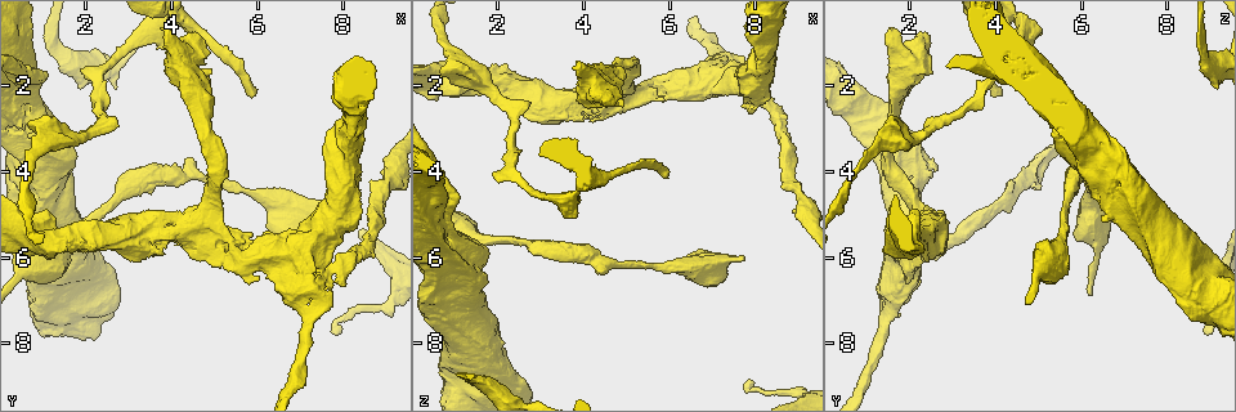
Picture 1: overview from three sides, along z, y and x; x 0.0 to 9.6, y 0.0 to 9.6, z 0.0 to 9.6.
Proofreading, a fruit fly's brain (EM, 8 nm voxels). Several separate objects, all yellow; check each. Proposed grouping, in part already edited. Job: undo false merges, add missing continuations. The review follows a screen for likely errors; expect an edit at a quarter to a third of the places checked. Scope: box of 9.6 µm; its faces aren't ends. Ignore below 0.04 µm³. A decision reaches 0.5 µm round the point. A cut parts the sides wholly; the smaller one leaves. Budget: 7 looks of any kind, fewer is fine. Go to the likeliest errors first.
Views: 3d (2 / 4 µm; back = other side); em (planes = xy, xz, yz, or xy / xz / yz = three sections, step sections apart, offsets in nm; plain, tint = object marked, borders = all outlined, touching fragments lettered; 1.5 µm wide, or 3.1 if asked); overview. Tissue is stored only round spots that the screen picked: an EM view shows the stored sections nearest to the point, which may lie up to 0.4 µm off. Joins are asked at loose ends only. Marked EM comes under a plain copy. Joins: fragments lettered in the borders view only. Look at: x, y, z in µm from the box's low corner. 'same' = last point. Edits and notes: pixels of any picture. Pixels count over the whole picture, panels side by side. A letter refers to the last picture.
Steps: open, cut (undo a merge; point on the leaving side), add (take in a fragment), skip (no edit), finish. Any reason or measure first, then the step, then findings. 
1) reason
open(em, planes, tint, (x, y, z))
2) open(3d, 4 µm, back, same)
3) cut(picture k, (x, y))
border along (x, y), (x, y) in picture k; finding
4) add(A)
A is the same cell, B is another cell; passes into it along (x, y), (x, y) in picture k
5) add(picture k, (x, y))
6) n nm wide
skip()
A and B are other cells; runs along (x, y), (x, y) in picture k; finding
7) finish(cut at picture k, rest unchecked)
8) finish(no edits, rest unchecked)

free end
open(em, planes, borders, (5.90, 2.25, 4.20))

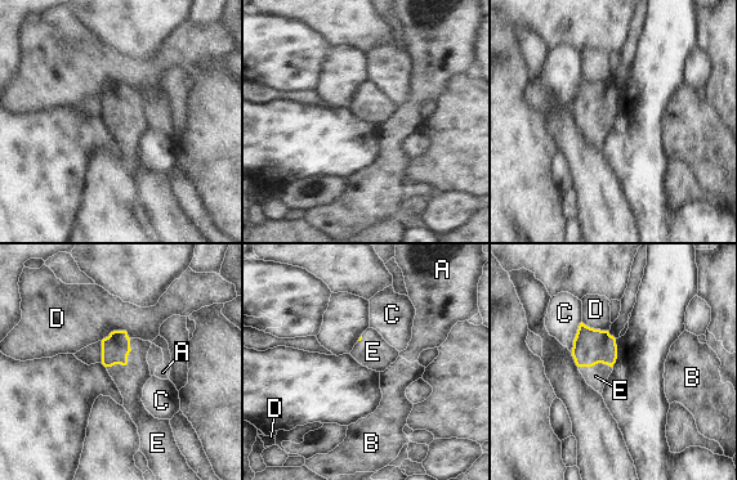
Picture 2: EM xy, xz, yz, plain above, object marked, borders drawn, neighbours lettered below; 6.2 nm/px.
E touches over 240 nm
add(E)
E is the same cell, A, B, C and D are other cells; passes into it along (115, 349), (126, 362), (130, 378) in picture 2; the cell continues

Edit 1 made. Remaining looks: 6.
see it whole again
open(overview)

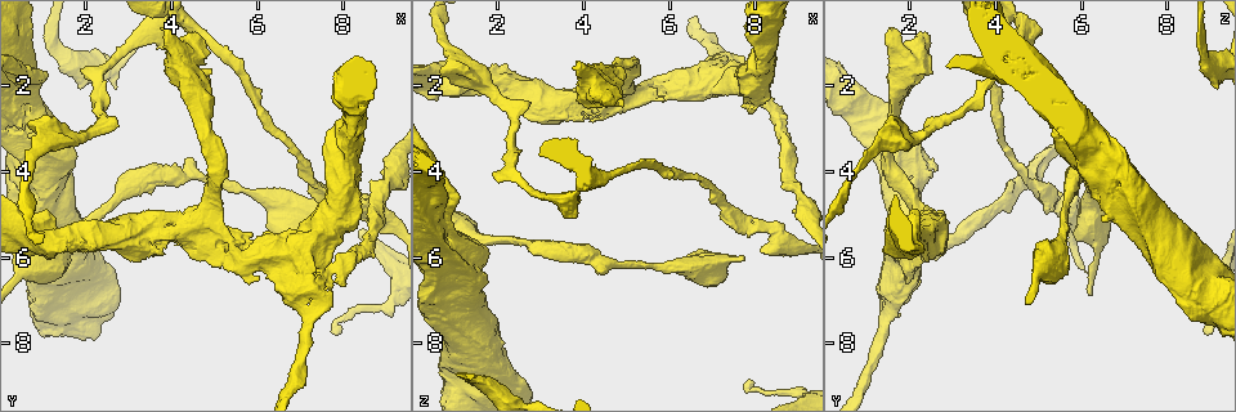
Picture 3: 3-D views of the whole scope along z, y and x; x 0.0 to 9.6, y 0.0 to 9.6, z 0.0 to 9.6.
thin end
open(3d, 2 µm, back, (7.90, 7.75, 8.85))

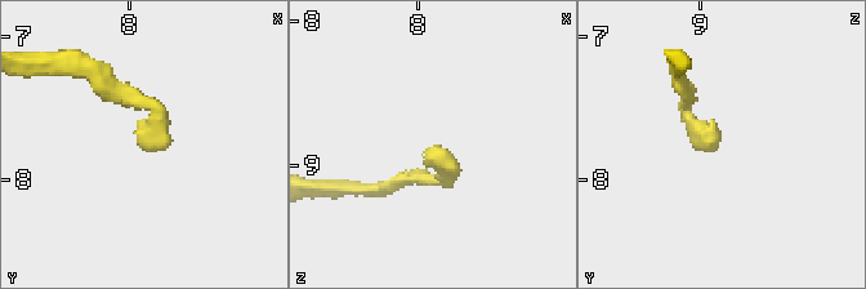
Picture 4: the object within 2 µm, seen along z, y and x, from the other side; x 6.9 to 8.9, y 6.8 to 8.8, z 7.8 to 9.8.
open(em, planes, borders, (7.88, 7.76, 8.86))

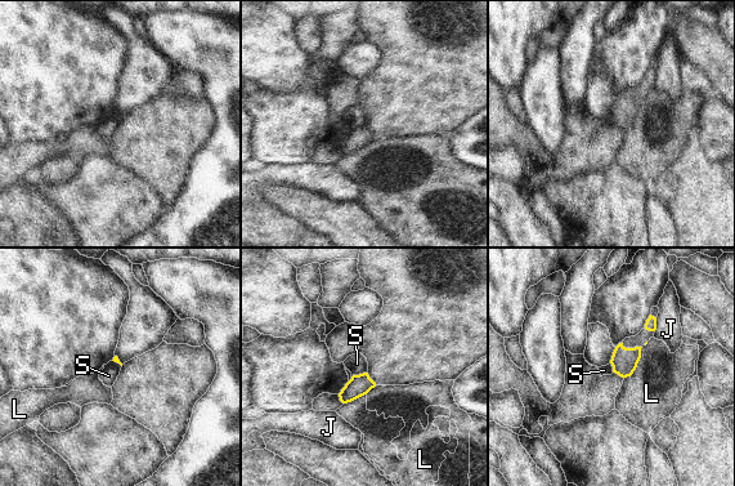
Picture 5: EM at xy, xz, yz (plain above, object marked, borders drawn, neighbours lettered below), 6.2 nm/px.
skip()
J, L and S are other cells; border along (366, 371), (352, 377) in picture 5; none of them fits

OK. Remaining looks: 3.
thick end
open(3d, 4 µm, (3.75, 0.70, 1.50))

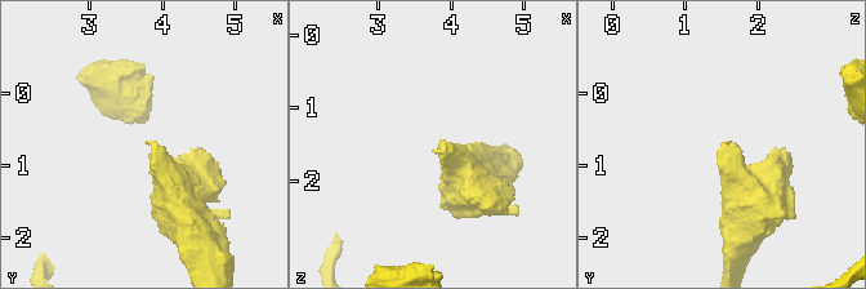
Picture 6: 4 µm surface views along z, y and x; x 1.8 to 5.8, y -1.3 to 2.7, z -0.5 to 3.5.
need the tissue
open(em, xy, step 8, borders, (3.80, 0.60, 1.55))

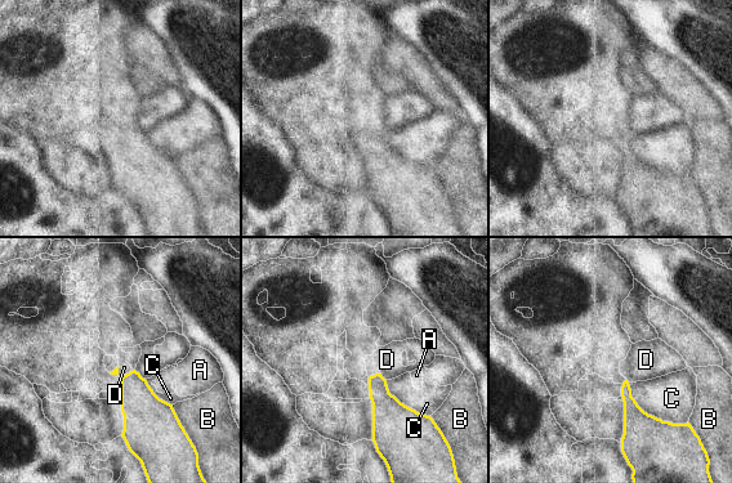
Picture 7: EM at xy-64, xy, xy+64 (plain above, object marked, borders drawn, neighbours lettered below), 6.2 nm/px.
cut it another way
open(em, planes, borders, same)

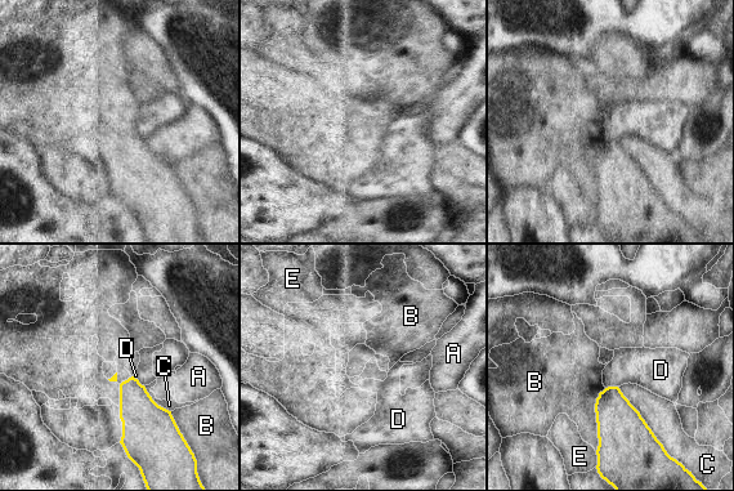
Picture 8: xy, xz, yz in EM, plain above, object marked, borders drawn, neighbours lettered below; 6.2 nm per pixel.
skip()
A, B, C, D and E are other cells; border along (605, 388), (595, 404), (595, 450) in picture 8; no lettered fragment goes on from it

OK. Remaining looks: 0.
finish(add at picture 2, rest unchecked)

